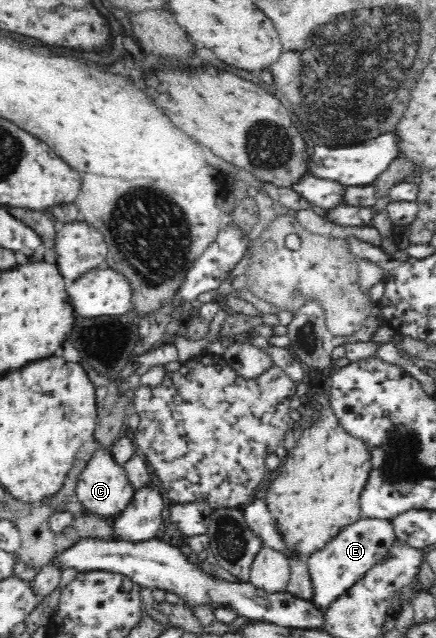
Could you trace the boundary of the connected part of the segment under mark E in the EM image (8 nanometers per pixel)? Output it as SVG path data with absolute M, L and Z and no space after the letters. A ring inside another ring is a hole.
M362 518L347 526L326 547L306 558L306 569L309 571L312 583L312 596L308 602L312 603L316 610L324 612L384 556L385 549L395 537L389 520Z

